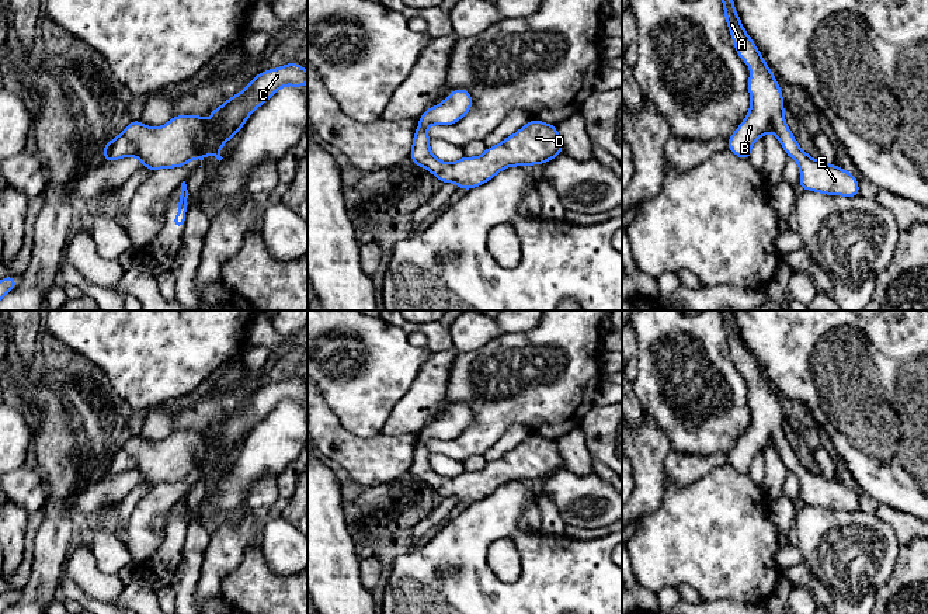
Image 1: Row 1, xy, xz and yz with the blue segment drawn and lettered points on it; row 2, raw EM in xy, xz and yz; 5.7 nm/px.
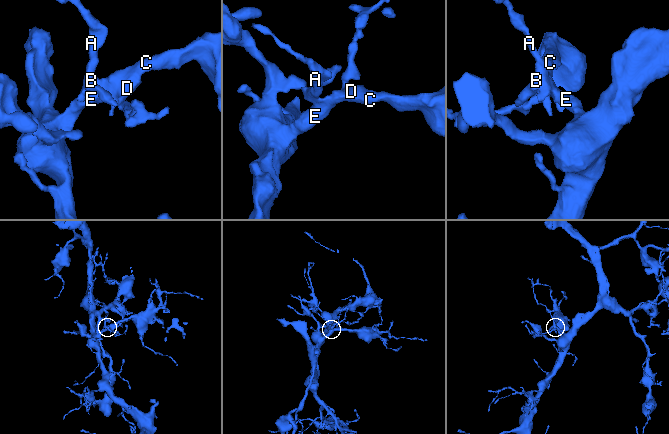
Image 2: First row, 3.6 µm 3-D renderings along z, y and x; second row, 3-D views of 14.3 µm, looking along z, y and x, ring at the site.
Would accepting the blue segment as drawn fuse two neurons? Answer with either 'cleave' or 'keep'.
keep

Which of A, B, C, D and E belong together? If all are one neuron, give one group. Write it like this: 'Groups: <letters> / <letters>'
Groups: A B C D E

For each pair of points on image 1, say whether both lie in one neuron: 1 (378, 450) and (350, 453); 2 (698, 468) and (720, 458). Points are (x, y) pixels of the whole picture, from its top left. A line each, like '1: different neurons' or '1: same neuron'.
1: same neuron
2: same neuron

